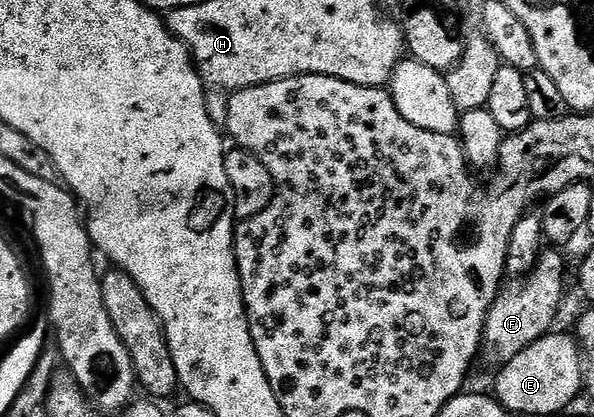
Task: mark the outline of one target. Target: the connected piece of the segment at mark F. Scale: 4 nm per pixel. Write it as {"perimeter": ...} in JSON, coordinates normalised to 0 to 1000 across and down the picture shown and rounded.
{"perimeter":[[[918,597],[896,657],[855,681],[862,686],[850,683],[837,705],[815,779],[811,823],[813,856],[822,856],[830,880],[840,882],[865,863],[872,844],[892,835],[892,825],[914,811],[934,784],[929,779],[936,772],[936,751],[949,724],[949,619],[936,600],[941,597]]]}

